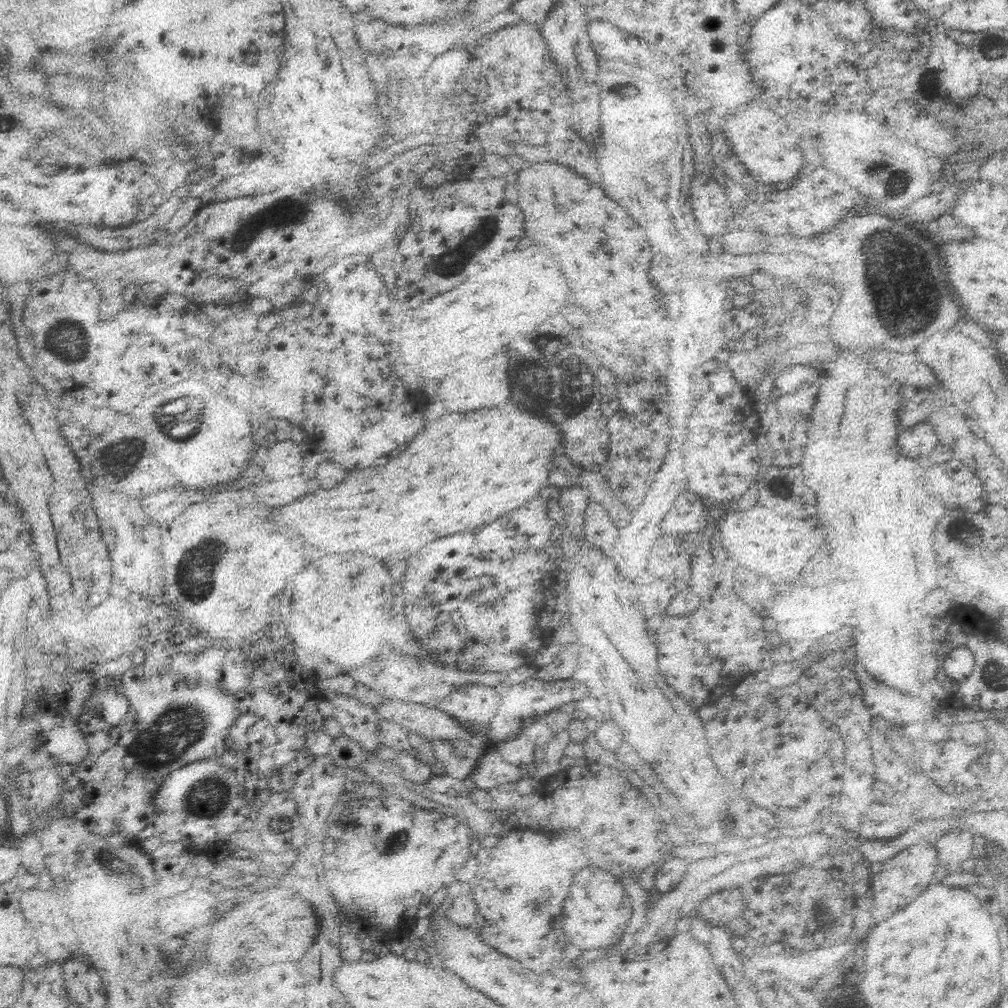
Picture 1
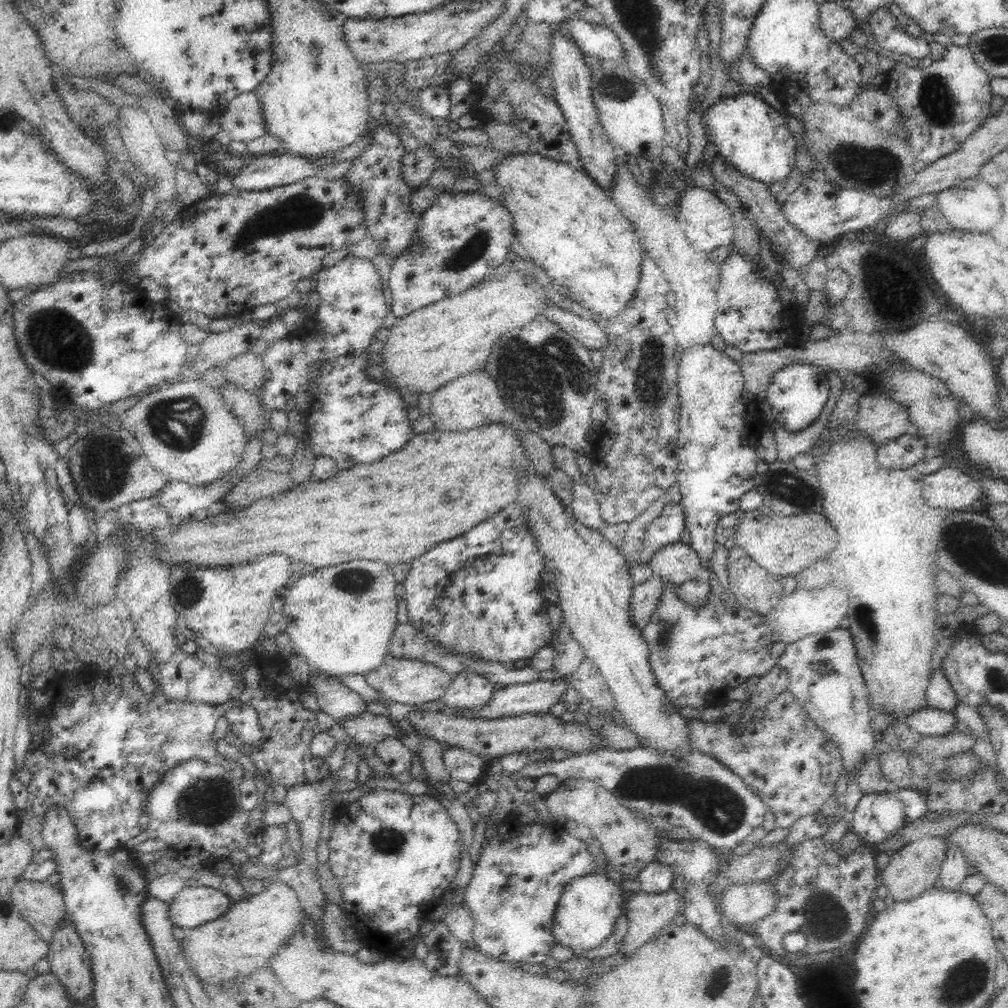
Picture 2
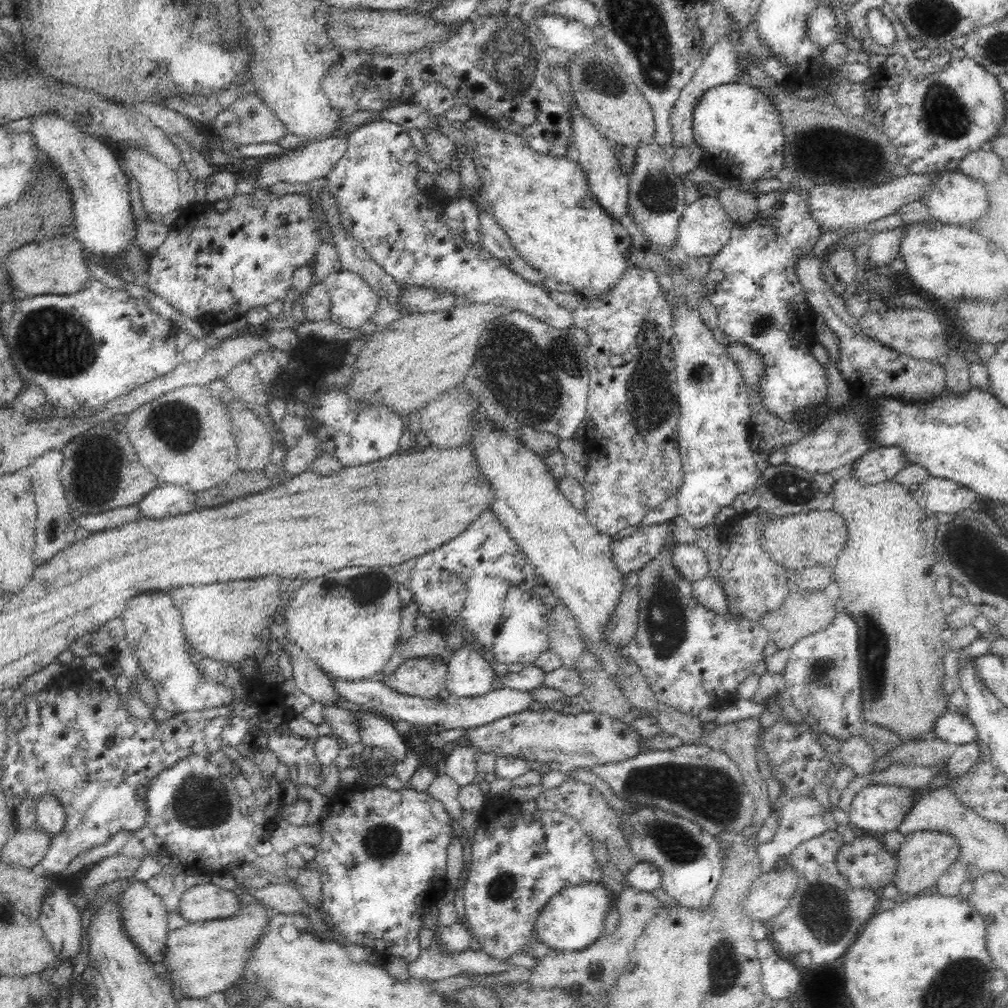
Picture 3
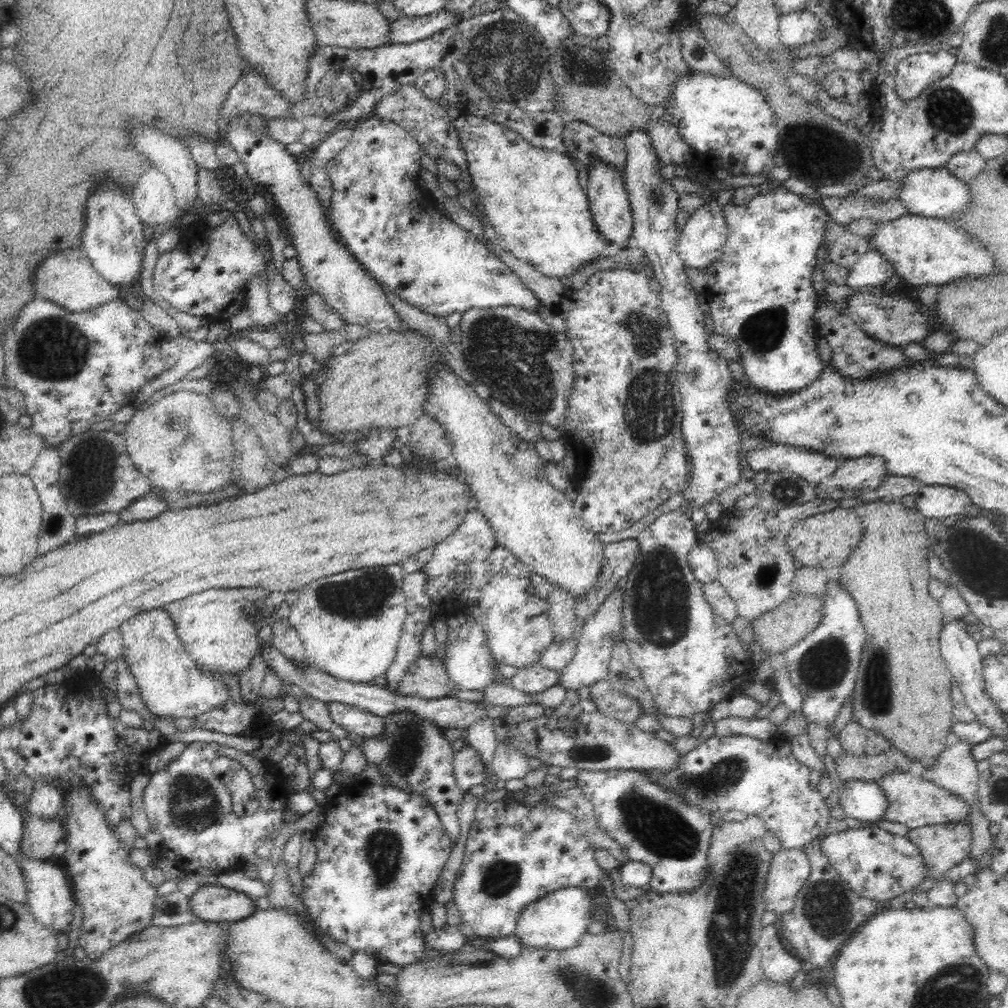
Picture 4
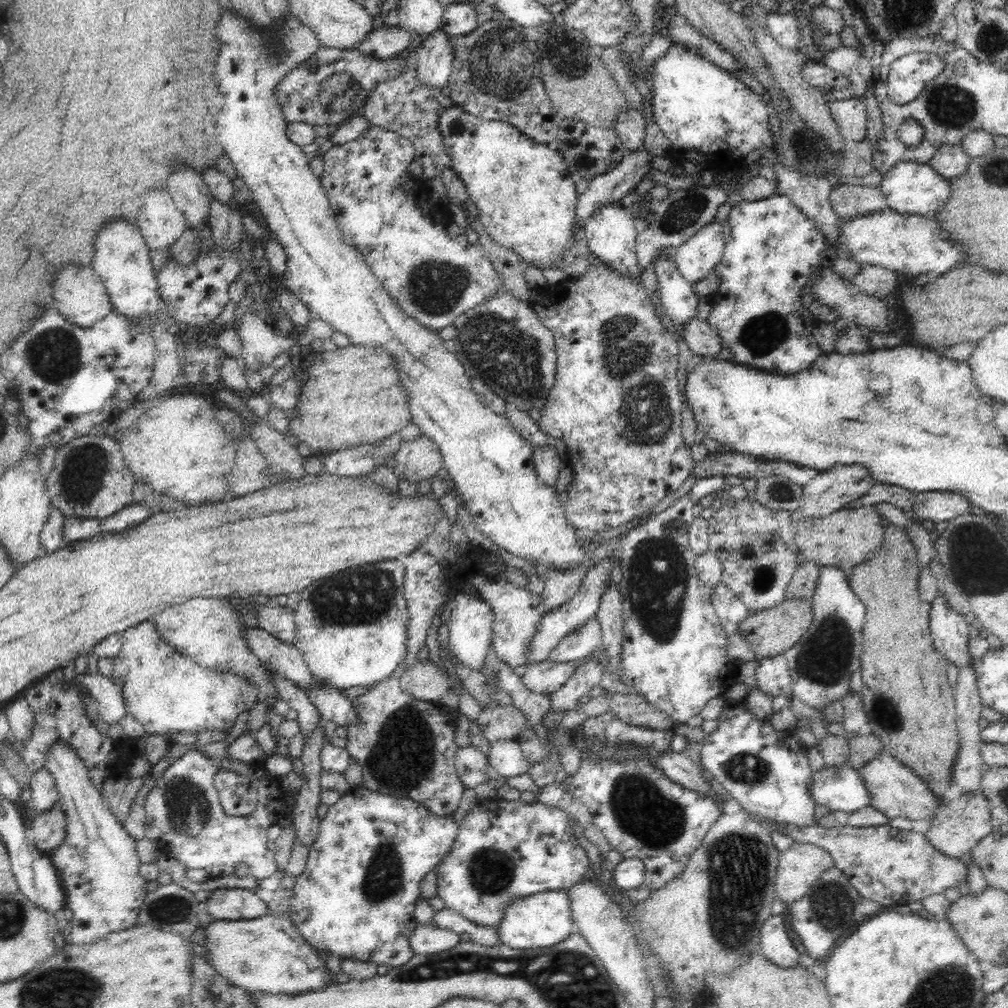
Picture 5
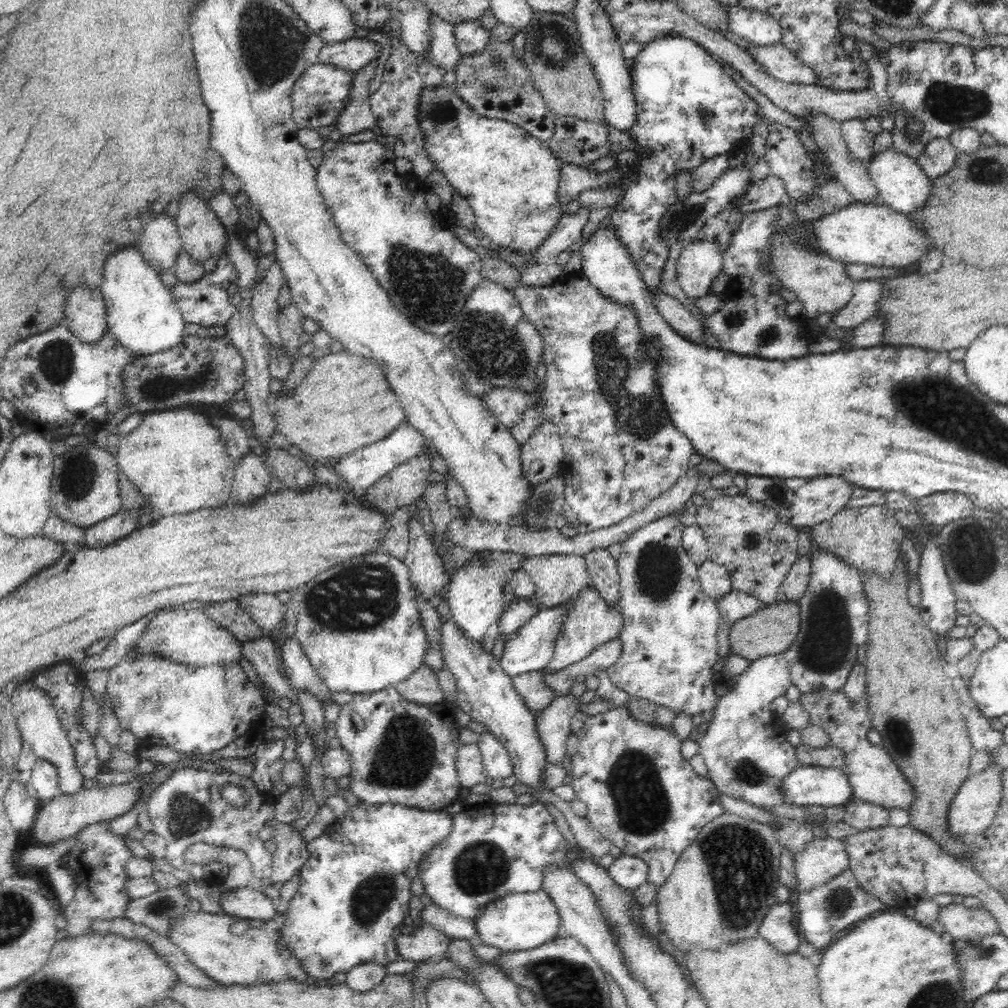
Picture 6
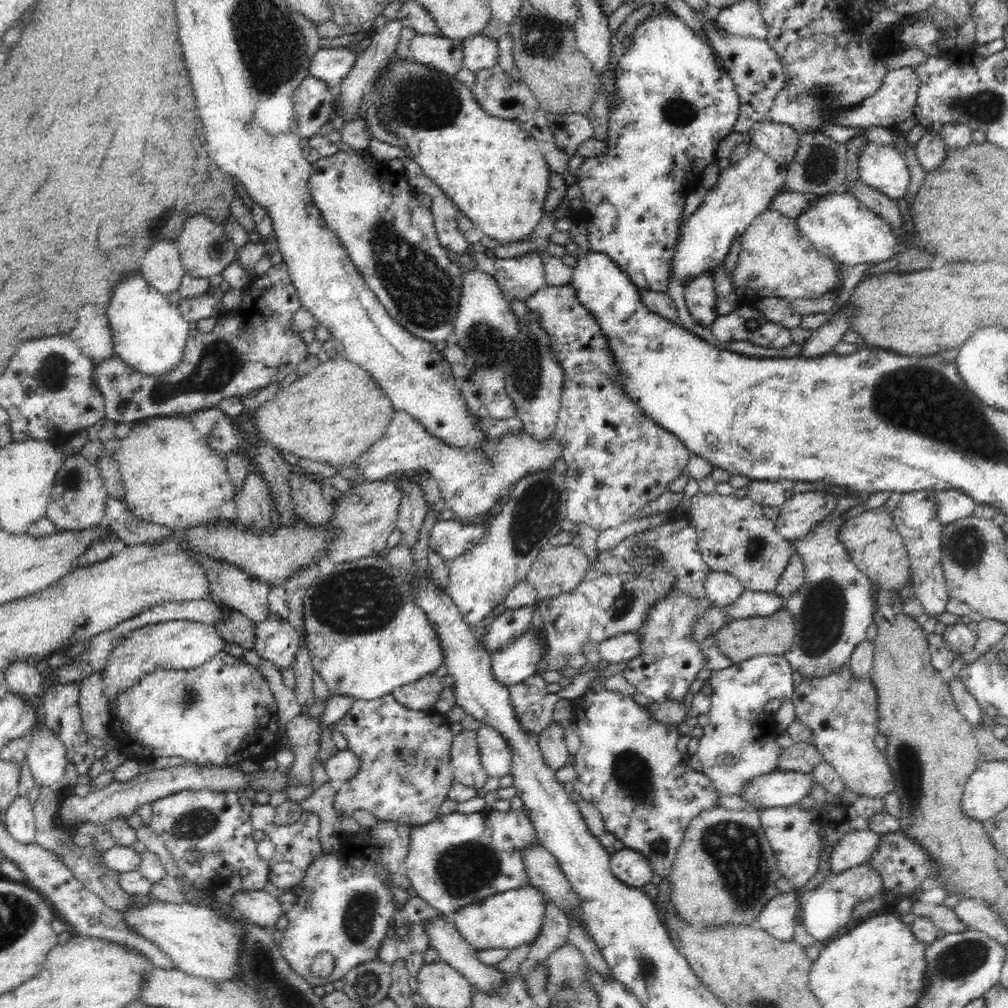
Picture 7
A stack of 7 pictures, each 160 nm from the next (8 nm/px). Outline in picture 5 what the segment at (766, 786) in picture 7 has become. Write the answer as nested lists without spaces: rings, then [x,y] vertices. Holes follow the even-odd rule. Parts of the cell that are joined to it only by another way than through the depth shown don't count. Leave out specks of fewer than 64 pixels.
[[[848,765],[840,768],[825,766],[812,772],[808,782],[814,803],[830,808],[831,812],[854,812],[870,805],[870,791],[862,781],[859,770]]]

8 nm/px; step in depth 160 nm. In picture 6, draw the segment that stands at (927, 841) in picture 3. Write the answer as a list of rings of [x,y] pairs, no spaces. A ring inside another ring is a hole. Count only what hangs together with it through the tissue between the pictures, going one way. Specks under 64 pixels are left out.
[[[989,764],[978,773],[971,773],[961,784],[952,802],[949,804],[947,823],[950,834],[955,838],[969,839],[973,835],[984,832],[994,822],[1000,799],[1002,798],[1002,779],[1000,771],[992,769]]]

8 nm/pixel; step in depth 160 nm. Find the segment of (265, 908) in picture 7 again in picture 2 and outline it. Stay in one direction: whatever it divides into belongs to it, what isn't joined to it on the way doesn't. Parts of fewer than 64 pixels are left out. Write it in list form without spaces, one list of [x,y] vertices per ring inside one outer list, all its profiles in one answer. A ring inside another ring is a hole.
[[[185,886],[170,902],[169,919],[178,928],[192,929],[228,912],[235,890]]]

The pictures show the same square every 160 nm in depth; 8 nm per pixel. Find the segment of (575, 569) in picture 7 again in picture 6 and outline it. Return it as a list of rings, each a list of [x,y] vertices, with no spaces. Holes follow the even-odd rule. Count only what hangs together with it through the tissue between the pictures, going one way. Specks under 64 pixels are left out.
[[[541,554],[540,556],[524,557],[522,567],[532,578],[535,595],[542,606],[556,607],[568,602],[584,589],[590,586],[591,579],[587,571],[585,557],[565,554]]]

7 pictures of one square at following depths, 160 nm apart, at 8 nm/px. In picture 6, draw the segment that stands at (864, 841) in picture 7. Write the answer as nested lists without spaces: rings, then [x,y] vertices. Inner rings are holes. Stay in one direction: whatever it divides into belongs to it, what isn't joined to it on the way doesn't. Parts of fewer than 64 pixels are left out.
[[[814,837],[806,848],[793,856],[796,886],[791,891],[802,894],[826,884],[848,870],[849,858],[842,839]]]

